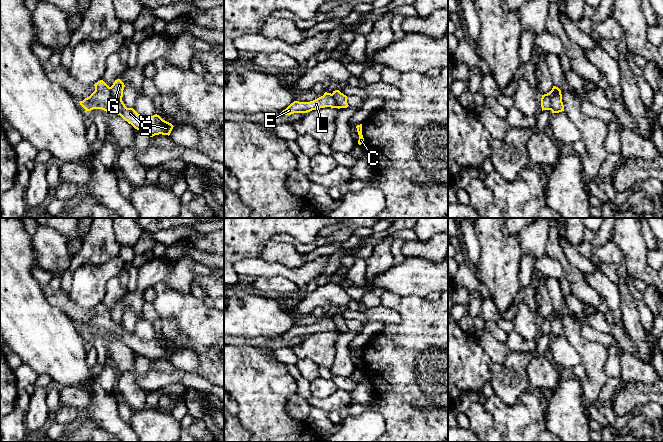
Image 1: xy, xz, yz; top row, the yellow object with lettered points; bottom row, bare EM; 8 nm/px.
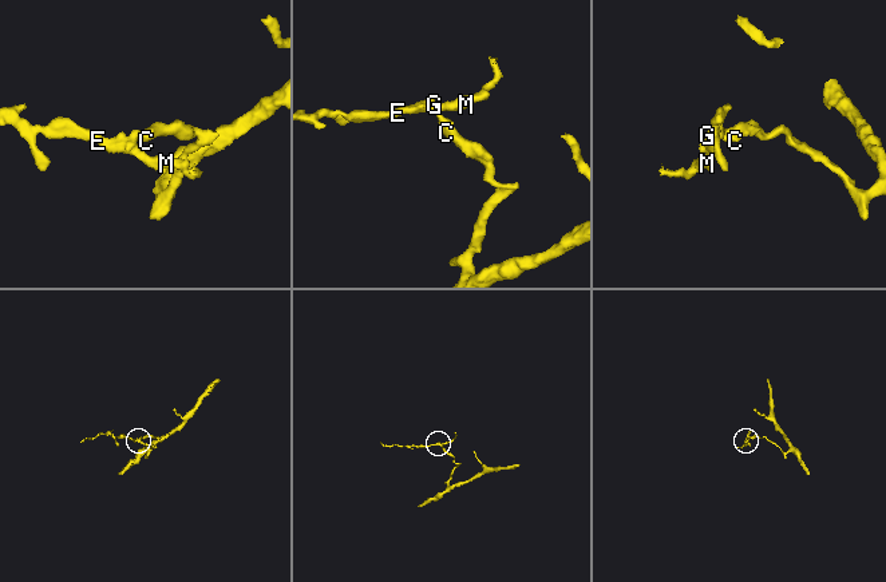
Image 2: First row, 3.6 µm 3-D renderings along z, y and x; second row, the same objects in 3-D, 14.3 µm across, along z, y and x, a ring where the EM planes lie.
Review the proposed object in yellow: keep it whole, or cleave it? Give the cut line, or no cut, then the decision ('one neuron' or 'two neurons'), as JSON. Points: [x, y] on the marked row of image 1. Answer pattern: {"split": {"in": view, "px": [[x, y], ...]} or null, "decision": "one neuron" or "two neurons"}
{"split": {"in": "yz", "px": [[560, 91], [552, 96], [550, 109]]}, "decision": "two neurons"}

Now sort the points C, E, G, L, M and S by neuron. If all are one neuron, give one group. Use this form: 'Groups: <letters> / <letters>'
Groups: C G / E L M S

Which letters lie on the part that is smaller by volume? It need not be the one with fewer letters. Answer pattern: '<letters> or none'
E, L, M, S

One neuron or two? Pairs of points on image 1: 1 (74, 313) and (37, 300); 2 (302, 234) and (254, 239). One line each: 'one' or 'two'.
1: two
2: one

